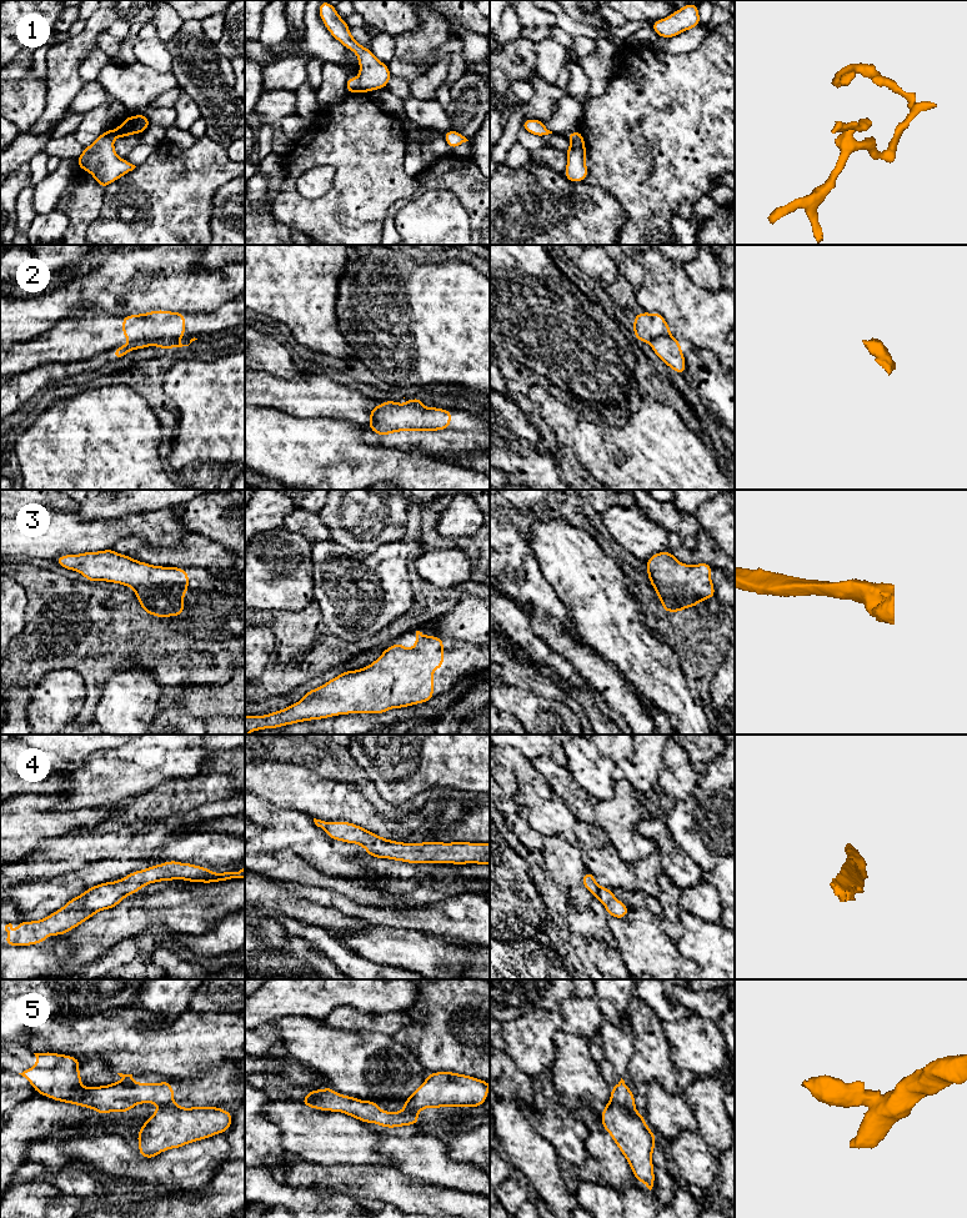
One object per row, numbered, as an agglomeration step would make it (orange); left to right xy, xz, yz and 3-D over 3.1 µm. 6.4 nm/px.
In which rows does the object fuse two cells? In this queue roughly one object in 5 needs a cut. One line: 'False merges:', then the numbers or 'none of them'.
False merges: 1, 2, 5

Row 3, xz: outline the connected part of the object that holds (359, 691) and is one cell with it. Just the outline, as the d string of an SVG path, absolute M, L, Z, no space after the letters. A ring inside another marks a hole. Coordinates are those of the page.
M416 631L416 643L412 648L405 648L397 641L395 646L387 647L367 667L342 672L325 685L306 692L297 703L265 716L245 716L245 735L337 715L380 715L395 707L404 708L427 702L434 698L434 670L442 667L444 638L425 636L422 632Z

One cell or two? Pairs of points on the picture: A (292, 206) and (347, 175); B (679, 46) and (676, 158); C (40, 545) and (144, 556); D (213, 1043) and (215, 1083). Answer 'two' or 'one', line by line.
A: one
B: two
C: two
D: two

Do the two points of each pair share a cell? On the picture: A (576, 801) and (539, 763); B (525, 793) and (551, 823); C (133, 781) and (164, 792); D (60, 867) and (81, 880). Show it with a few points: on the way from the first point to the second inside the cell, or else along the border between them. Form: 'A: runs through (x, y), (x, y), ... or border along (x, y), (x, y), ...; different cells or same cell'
A: runs through (569, 791), (549, 771); same cell
B: runs through (531, 801), (546, 816); same cell
C: border along (180, 777), (163, 781), (155, 787), (128, 798); different cells
D: border along (69, 870), (38, 878); different cells

